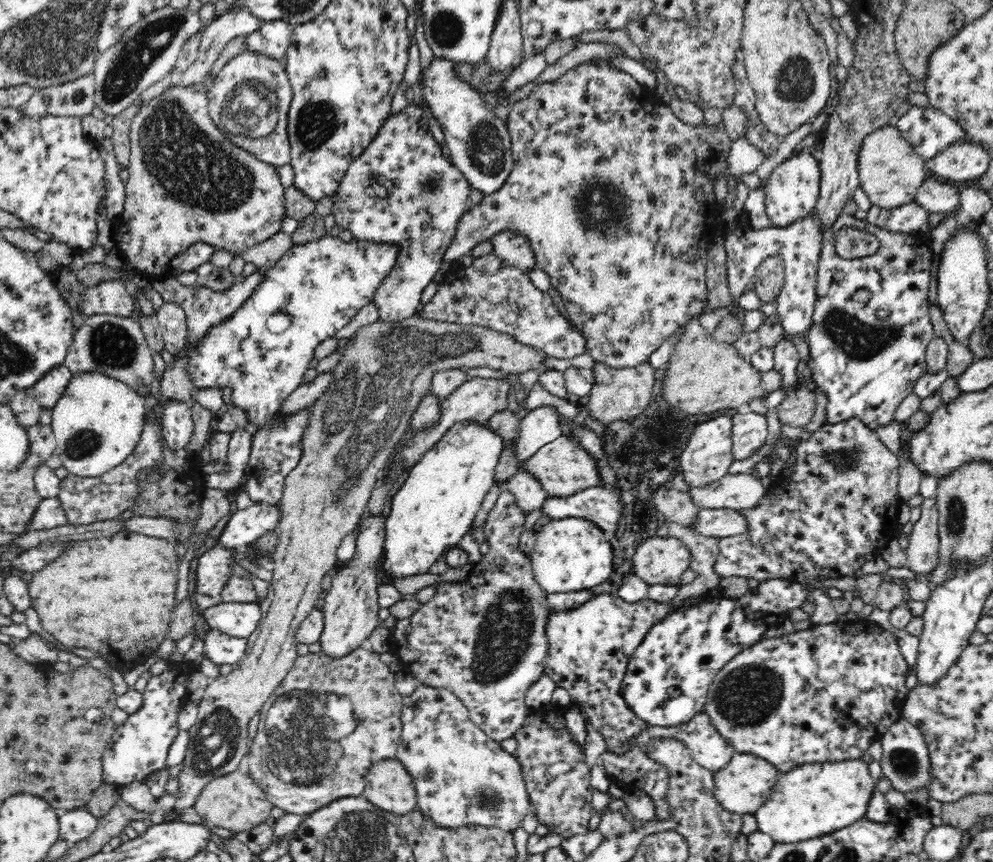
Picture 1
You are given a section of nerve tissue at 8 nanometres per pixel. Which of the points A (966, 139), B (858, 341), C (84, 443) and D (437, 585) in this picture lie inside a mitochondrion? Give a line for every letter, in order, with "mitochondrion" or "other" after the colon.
A: other
B: mitochondrion
C: mitochondrion
D: other

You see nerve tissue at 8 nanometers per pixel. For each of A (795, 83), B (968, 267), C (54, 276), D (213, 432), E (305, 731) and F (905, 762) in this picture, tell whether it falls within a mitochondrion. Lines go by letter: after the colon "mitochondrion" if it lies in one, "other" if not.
A: mitochondrion
B: other
C: other
D: other
E: mitochondrion
F: mitochondrion

